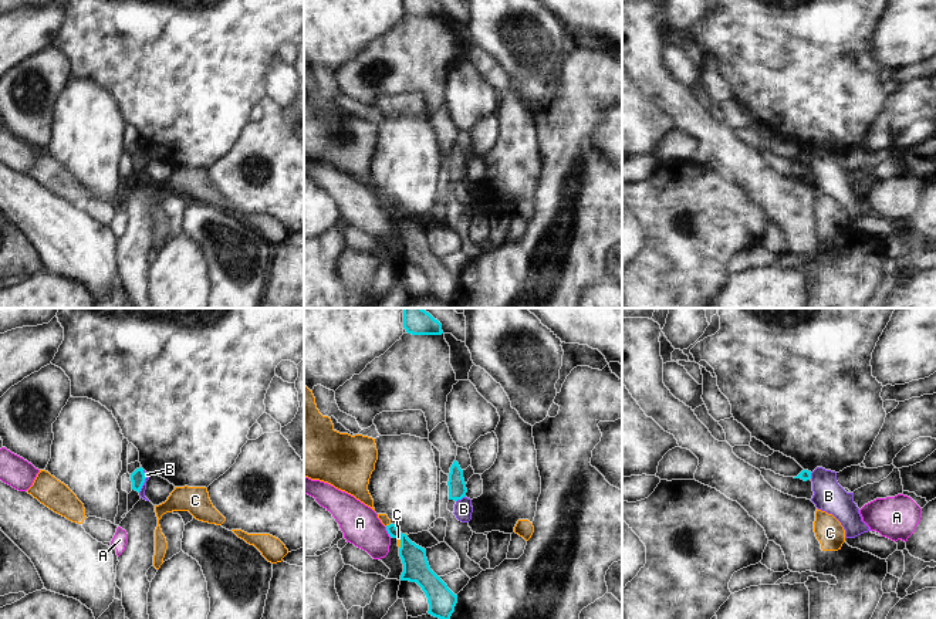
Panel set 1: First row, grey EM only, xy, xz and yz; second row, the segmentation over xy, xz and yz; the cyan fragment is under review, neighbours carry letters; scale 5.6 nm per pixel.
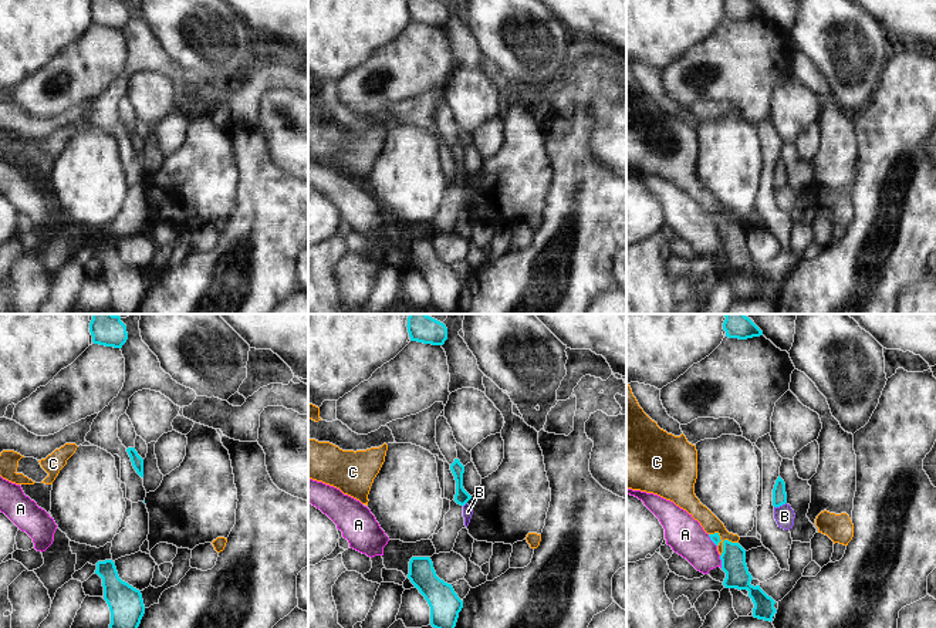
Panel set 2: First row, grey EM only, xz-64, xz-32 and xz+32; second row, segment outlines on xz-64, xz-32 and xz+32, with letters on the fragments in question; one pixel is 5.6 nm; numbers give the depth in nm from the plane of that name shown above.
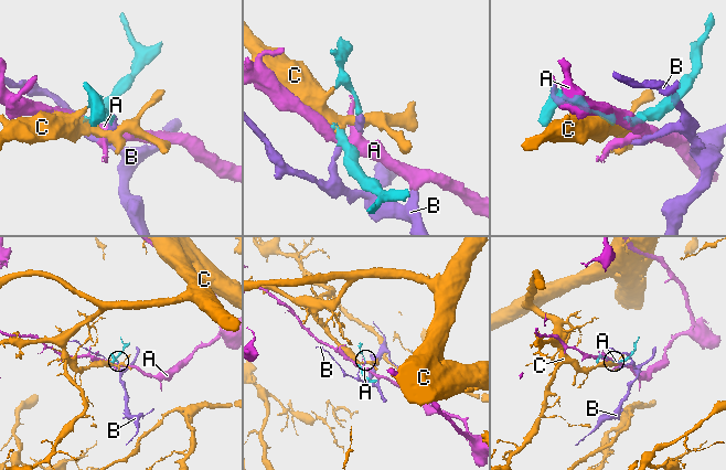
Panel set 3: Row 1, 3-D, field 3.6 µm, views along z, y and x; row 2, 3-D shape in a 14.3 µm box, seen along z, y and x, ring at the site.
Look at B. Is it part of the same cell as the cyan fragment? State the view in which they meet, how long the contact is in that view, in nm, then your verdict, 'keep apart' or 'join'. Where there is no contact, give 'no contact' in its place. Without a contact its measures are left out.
meets cyan in xy; contact 130 nm long; keep apart

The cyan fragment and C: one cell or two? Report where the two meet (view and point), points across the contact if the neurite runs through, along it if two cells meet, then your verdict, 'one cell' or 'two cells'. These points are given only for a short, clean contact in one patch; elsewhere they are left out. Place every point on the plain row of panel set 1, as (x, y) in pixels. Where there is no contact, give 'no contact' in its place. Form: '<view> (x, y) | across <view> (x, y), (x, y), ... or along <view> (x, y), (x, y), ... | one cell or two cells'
xz (401, 225) | across xz (416, 250), (414, 239), (401, 225), (398, 219) | one cell

